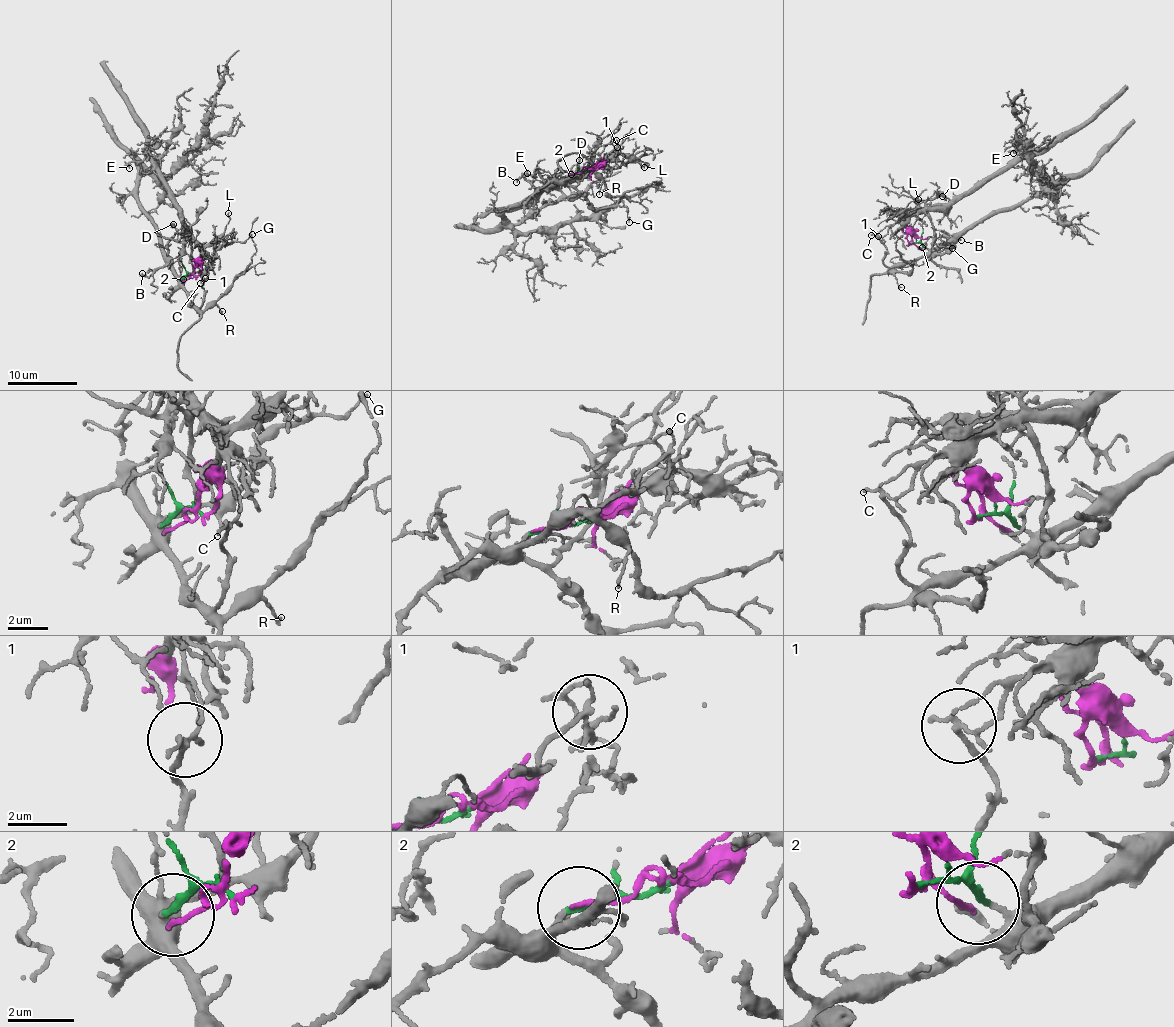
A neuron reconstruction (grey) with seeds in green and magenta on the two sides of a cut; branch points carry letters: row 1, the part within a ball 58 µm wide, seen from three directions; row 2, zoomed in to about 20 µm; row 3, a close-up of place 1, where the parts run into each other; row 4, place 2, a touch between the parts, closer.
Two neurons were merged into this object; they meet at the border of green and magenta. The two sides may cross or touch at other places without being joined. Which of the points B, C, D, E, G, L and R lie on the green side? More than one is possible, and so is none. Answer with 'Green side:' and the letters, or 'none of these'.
Green side: B, G, R

